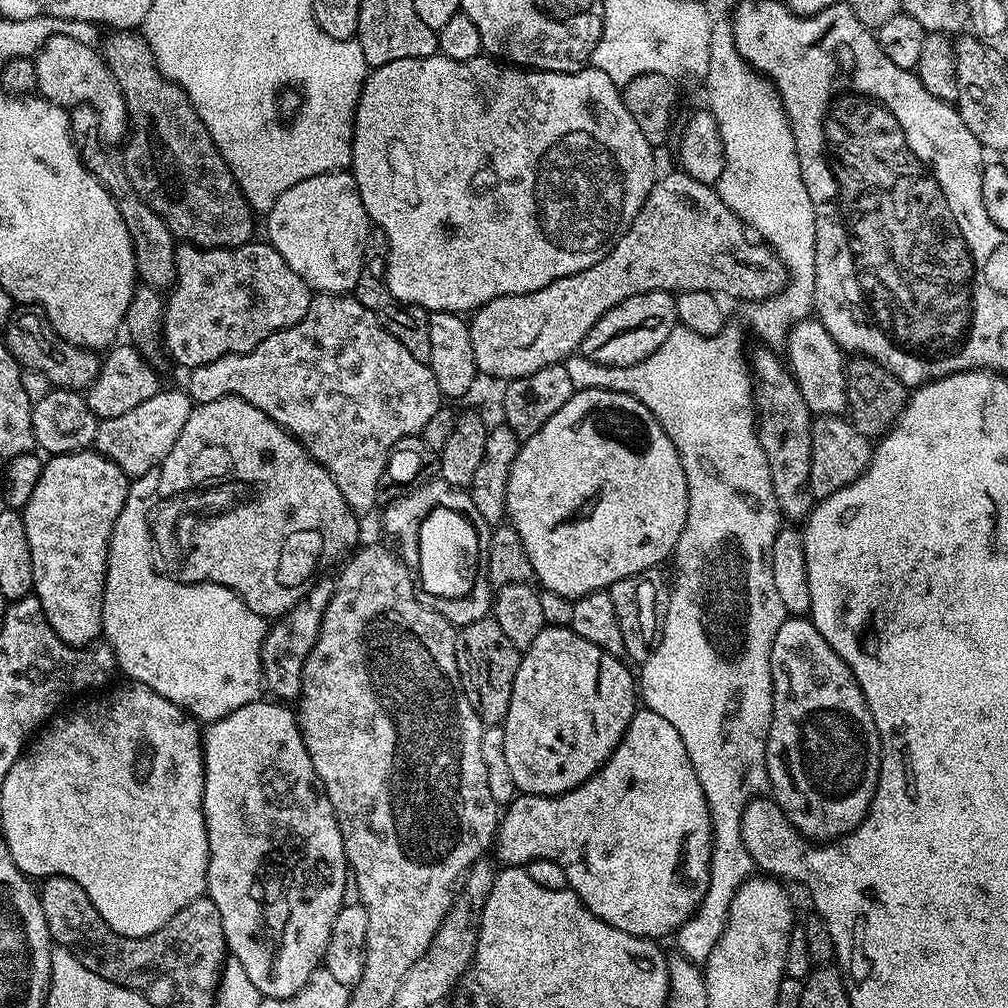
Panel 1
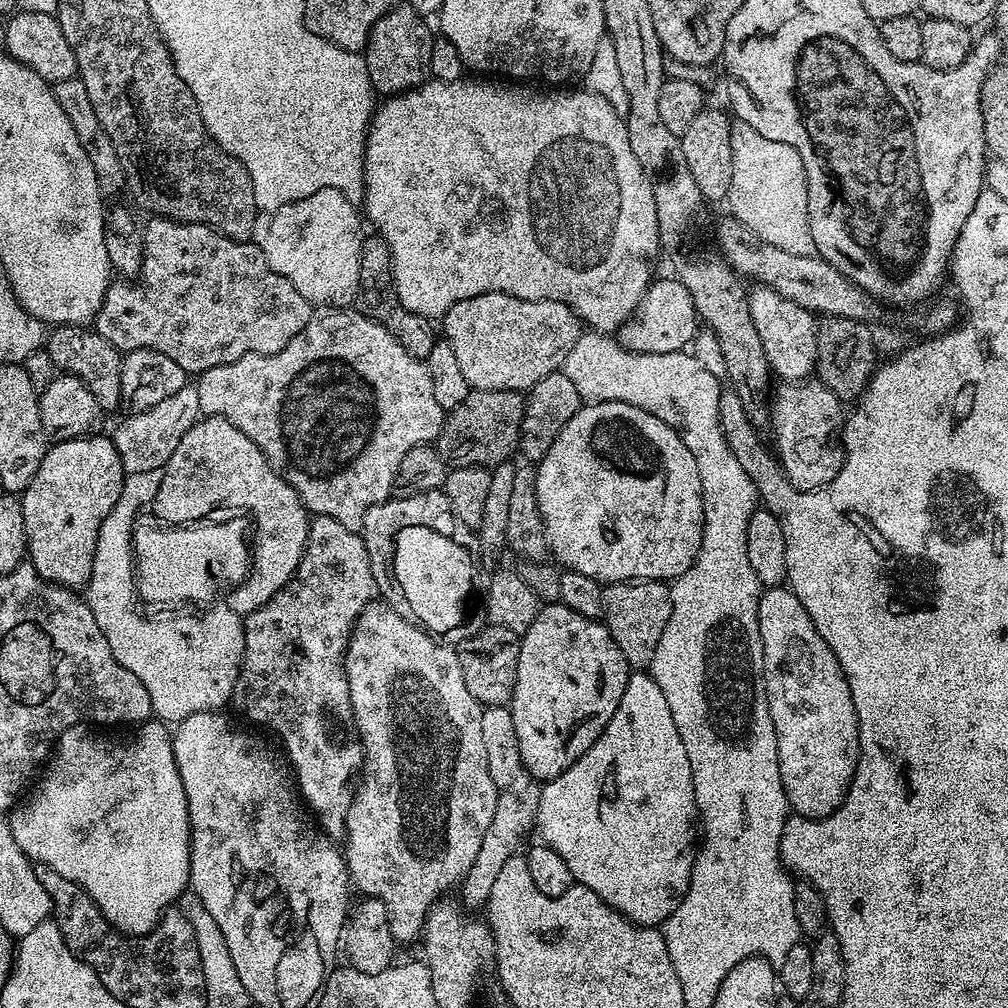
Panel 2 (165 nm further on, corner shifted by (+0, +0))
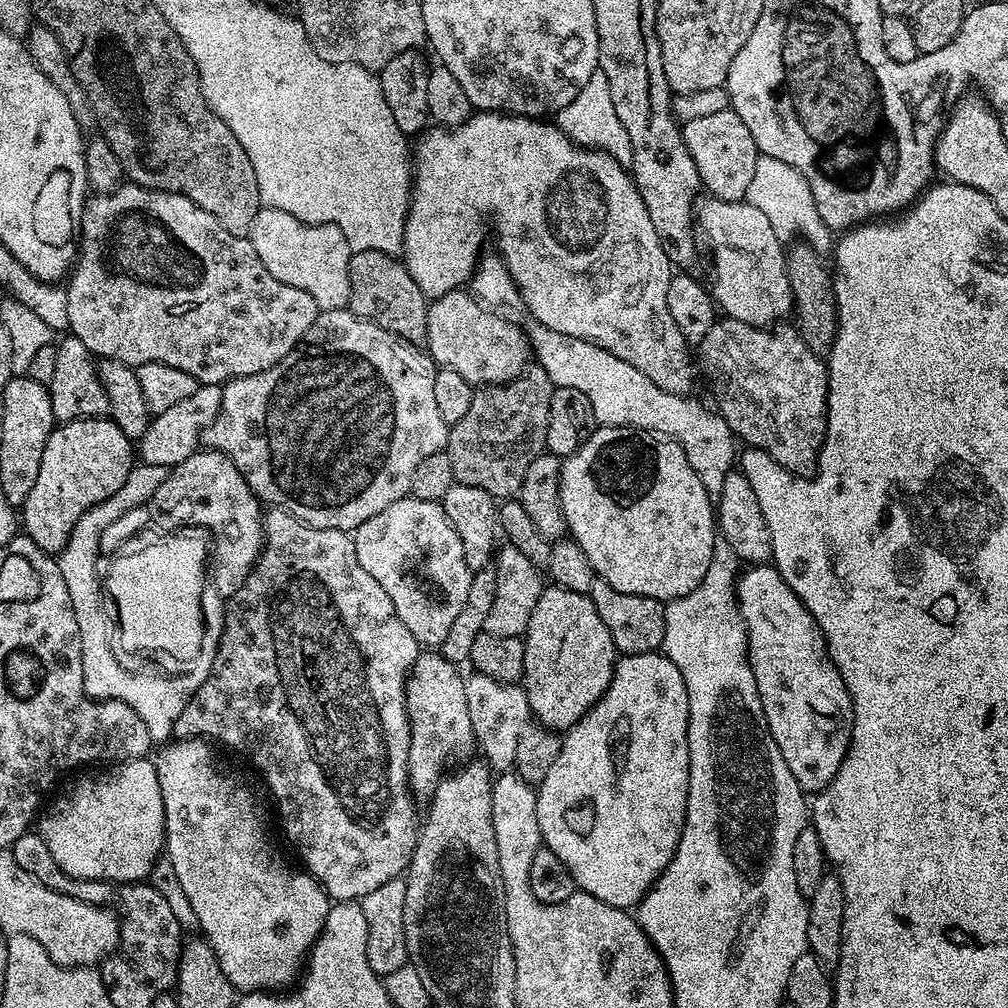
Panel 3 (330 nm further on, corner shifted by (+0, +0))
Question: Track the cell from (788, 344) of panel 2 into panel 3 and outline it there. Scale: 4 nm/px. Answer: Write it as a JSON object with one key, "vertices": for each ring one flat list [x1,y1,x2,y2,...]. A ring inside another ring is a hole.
{"vertices":[[703,197,694,208,694,220,704,231,706,239,712,243,712,299,725,317,746,322,755,328,767,328,775,325,784,315,793,311,792,287,788,281,788,262,785,245,774,234,766,214,747,200,730,203,716,197]]}

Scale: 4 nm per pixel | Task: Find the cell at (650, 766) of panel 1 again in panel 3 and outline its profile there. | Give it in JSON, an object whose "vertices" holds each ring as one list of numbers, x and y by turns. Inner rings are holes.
{"vertices":[[647,652,633,656,621,655,616,662,612,681,602,698,576,723,567,729,561,739,561,749,554,766,546,773,546,778,536,788,536,809,538,810,538,830,543,847,554,850,562,862,566,862,566,870,574,878,579,891,590,894,602,902,615,908,632,910,644,899,644,895,652,889,652,883,666,870,666,866,674,858,680,848,680,835,686,822,686,802,688,801,688,699,686,698,686,682,682,682,682,673,670,658,660,652]]}

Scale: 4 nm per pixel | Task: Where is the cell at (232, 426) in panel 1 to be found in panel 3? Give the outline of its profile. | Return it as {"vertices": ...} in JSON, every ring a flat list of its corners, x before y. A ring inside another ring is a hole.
{"vertices":[[197,450,186,462,176,465,169,471,166,482,154,490,147,508,151,523,157,529,212,532,211,543,232,554,234,574,244,570,244,566,253,568,264,547,262,501,225,452]]}

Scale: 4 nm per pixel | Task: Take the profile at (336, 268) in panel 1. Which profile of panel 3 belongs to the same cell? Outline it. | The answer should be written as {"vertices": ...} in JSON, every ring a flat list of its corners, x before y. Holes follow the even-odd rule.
{"vertices":[[261,207,254,214,254,223,250,225,248,241,258,250,262,266,286,282,286,286,298,286,314,298,317,309,329,312,347,308,350,302,350,258,352,247,346,242,346,234,338,230,336,224,307,224,286,210]]}

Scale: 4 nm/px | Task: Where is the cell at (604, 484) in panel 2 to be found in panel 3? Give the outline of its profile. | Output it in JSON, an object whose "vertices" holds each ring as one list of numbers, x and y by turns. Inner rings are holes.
{"vertices":[[597,427,591,438,576,453,563,457,560,466,560,505,571,539,576,540,578,546,582,546,582,554,590,558,590,566,596,571,597,577,610,582,614,590,622,590,622,594,642,594,646,598,667,602,690,594,690,590,694,590,694,586,698,586,698,582,706,578,706,570,710,566,710,558,714,558,714,546,718,539,718,516,714,511,714,500,706,486,702,486,702,478,694,474,694,466,690,466,690,458,686,458,680,443,671,440,663,432,651,432,641,428]]}

